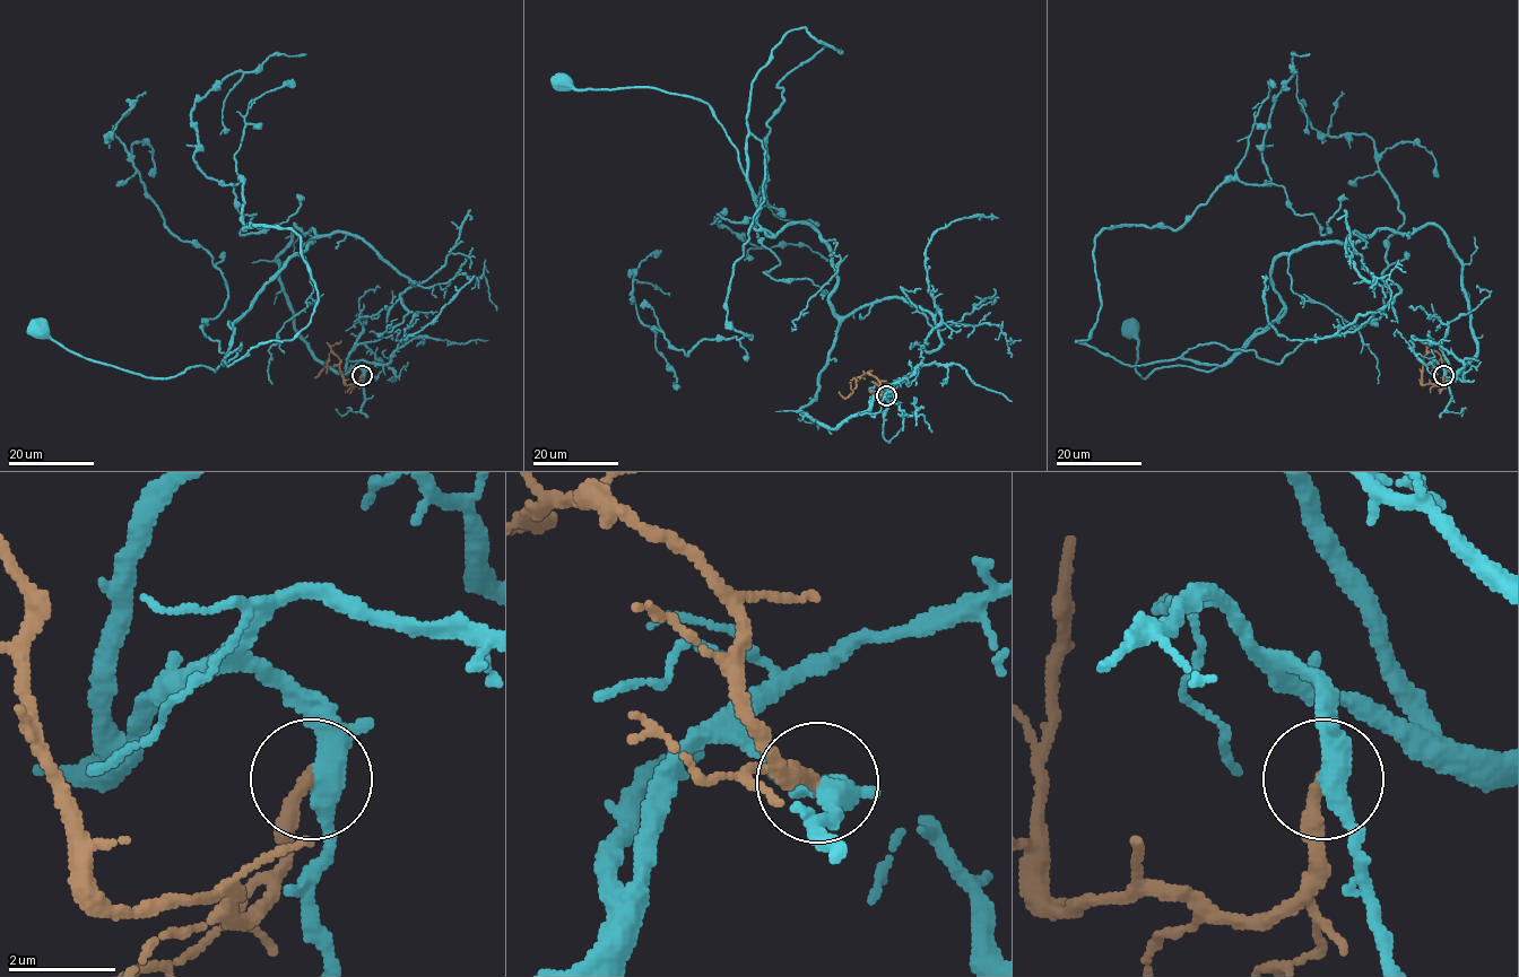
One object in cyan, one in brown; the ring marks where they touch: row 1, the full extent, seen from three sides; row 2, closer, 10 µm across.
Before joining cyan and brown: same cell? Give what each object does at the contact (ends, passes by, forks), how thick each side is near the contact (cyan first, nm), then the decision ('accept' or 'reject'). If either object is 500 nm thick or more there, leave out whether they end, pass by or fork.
cyan forks; brown ends; calibres 360 and 280 nm; accept

